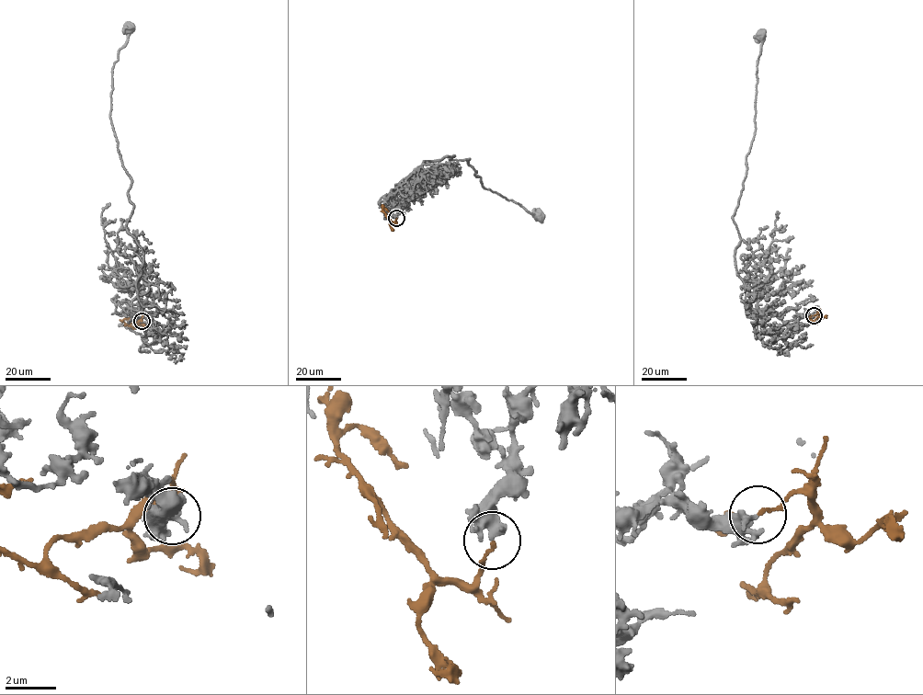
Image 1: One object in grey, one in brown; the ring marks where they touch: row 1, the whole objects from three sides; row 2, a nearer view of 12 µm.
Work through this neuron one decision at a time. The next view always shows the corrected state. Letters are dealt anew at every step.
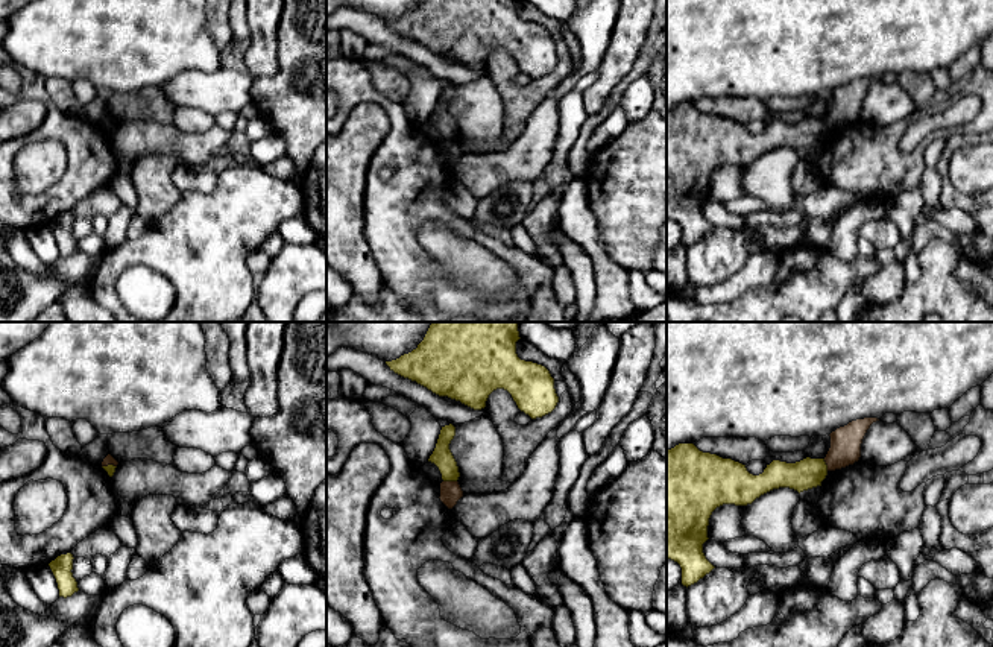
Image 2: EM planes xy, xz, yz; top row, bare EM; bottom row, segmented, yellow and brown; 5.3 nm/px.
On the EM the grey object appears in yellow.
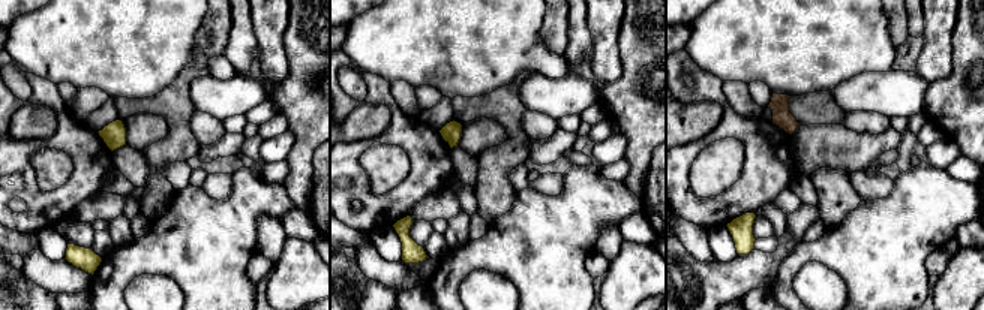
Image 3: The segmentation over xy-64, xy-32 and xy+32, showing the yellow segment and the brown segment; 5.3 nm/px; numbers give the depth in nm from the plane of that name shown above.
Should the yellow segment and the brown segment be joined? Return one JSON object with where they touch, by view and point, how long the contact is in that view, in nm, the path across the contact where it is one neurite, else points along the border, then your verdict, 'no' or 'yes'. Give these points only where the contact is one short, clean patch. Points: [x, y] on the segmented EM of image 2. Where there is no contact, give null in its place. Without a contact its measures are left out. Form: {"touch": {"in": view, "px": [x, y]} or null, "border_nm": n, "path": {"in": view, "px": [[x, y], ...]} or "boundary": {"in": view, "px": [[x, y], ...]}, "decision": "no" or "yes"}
{"touch": {"in": "xz", "px": [450, 480]}, "border_nm": 70, "boundary": {"in": "xz", "px": [[444, 480], [456, 482]]}, "decision": "no"}

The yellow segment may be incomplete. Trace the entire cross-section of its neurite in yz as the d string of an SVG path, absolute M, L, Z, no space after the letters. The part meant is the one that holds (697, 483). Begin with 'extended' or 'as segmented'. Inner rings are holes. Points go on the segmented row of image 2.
as segmented; M679 443L667 450L667 559L682 568L682 585L691 586L715 567L706 559L703 544L712 512L723 504L747 506L761 495L790 488L799 494L817 486L828 475L824 459L806 457L796 463L773 460L762 474L753 475L746 465L717 454L703 453L694 443Z

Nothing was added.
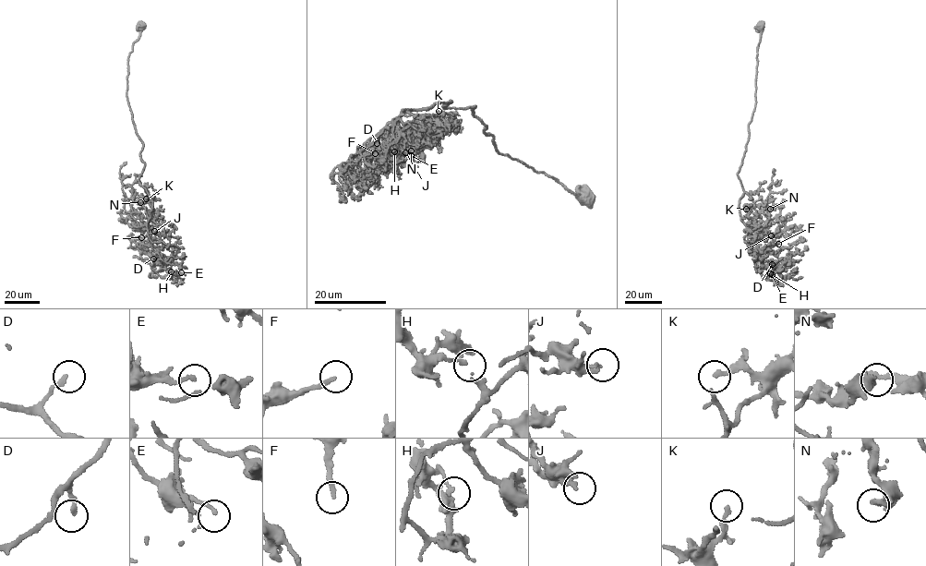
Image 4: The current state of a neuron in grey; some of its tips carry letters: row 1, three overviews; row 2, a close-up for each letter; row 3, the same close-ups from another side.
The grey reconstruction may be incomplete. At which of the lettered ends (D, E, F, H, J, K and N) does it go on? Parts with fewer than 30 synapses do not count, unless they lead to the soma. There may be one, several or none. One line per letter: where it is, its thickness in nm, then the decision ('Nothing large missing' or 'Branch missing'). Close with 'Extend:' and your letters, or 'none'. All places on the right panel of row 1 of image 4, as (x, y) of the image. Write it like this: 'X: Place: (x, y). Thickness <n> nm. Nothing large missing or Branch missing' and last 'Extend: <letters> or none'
D: Place: (772, 264). Thickness 170 nm. Branch missing
E: Place: (770, 273). Thickness 170 nm. Nothing large missing
F: Place: (778, 244). Thickness 200 nm. Branch missing
H: Place: (772, 274). Thickness 150 nm. Nothing large missing
J: Place: (771, 235). Thickness 180 nm. Nothing large missing
K: Place: (746, 209). Thickness 160 nm. Nothing large missing
N: Place: (770, 209). Thickness 320 nm. Nothing large missing
Extend: D, F

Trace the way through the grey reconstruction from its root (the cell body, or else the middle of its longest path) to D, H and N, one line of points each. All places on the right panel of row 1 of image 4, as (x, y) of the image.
D: (760, 26), (755, 107), (738, 173), (744, 191), (739, 206), (758, 258), (766, 267), (772, 264)
H: (760, 26), (755, 107), (738, 173), (744, 191), (739, 206), (740, 220), (760, 259), (757, 266), (772, 274)
N: (760, 26), (755, 107), (738, 173), (744, 191), (740, 220), (751, 242), (751, 218), (760, 210), (770, 209)

